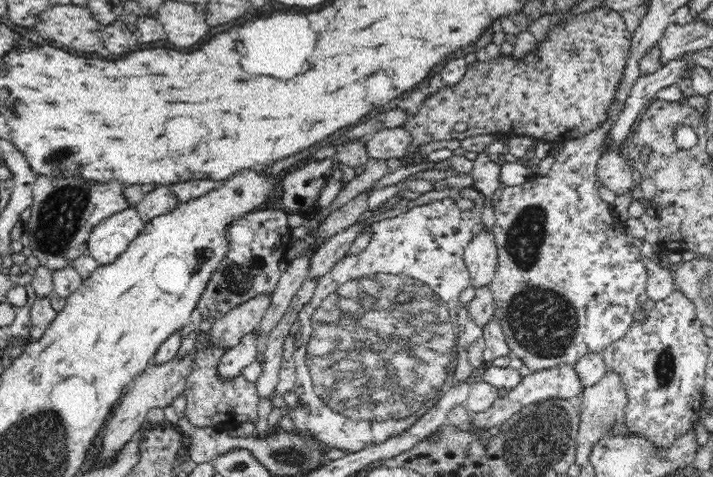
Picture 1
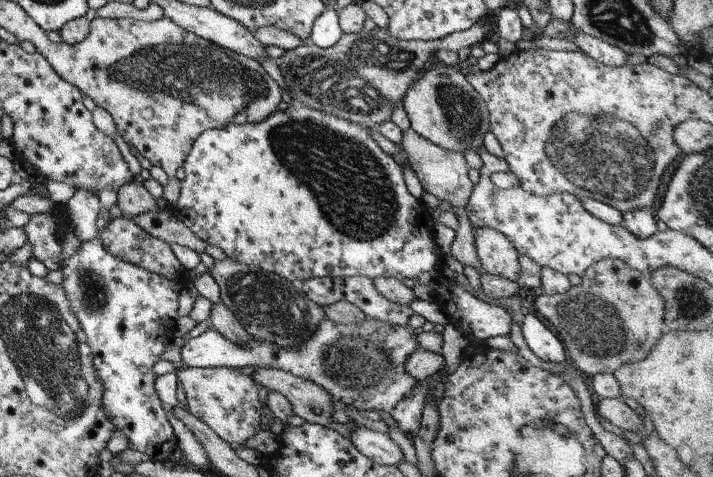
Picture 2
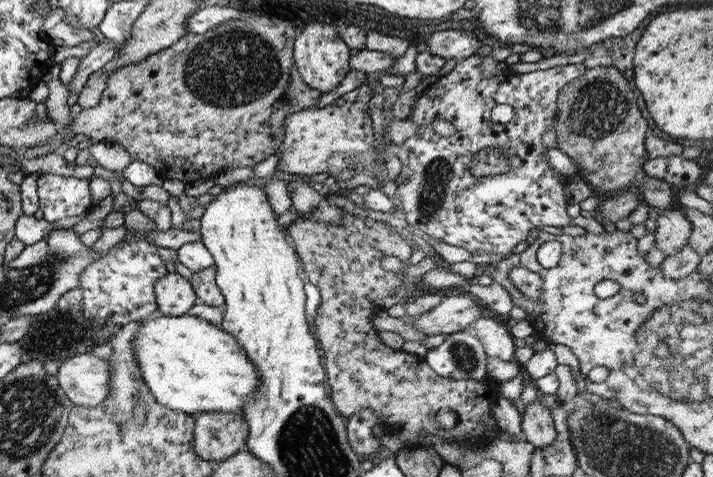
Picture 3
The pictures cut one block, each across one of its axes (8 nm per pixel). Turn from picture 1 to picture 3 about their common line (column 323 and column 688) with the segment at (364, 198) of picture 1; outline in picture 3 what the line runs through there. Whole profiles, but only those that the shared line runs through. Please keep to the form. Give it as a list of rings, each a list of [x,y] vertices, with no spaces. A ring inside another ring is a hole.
[[[660,211],[655,225],[653,246],[663,254],[671,256],[688,241],[691,224],[677,211]]]

